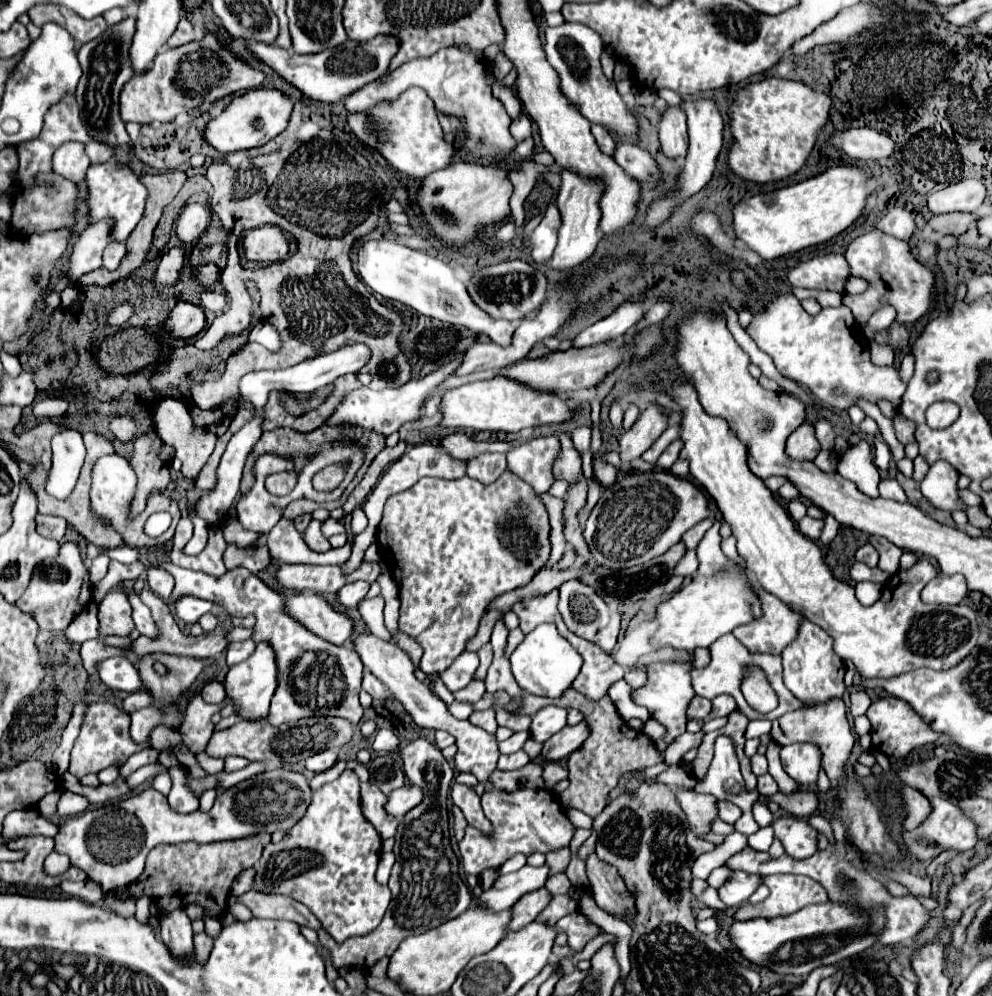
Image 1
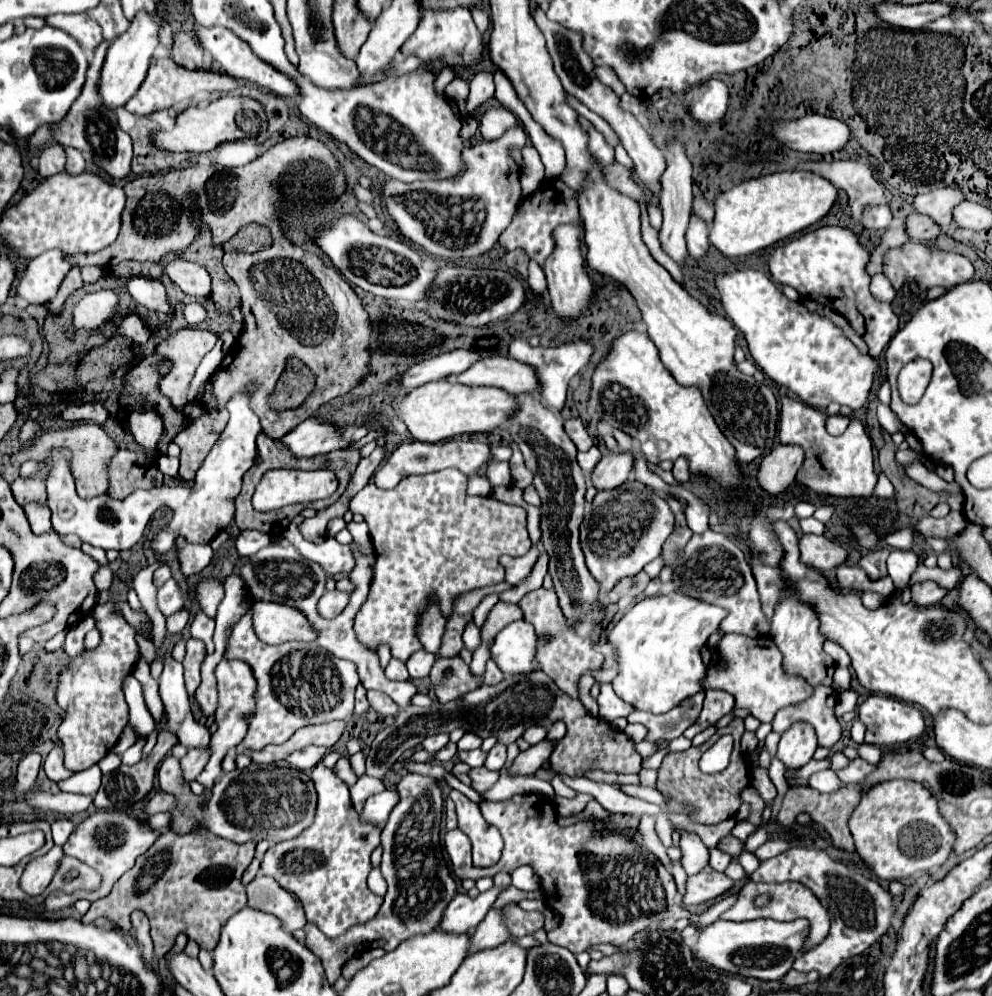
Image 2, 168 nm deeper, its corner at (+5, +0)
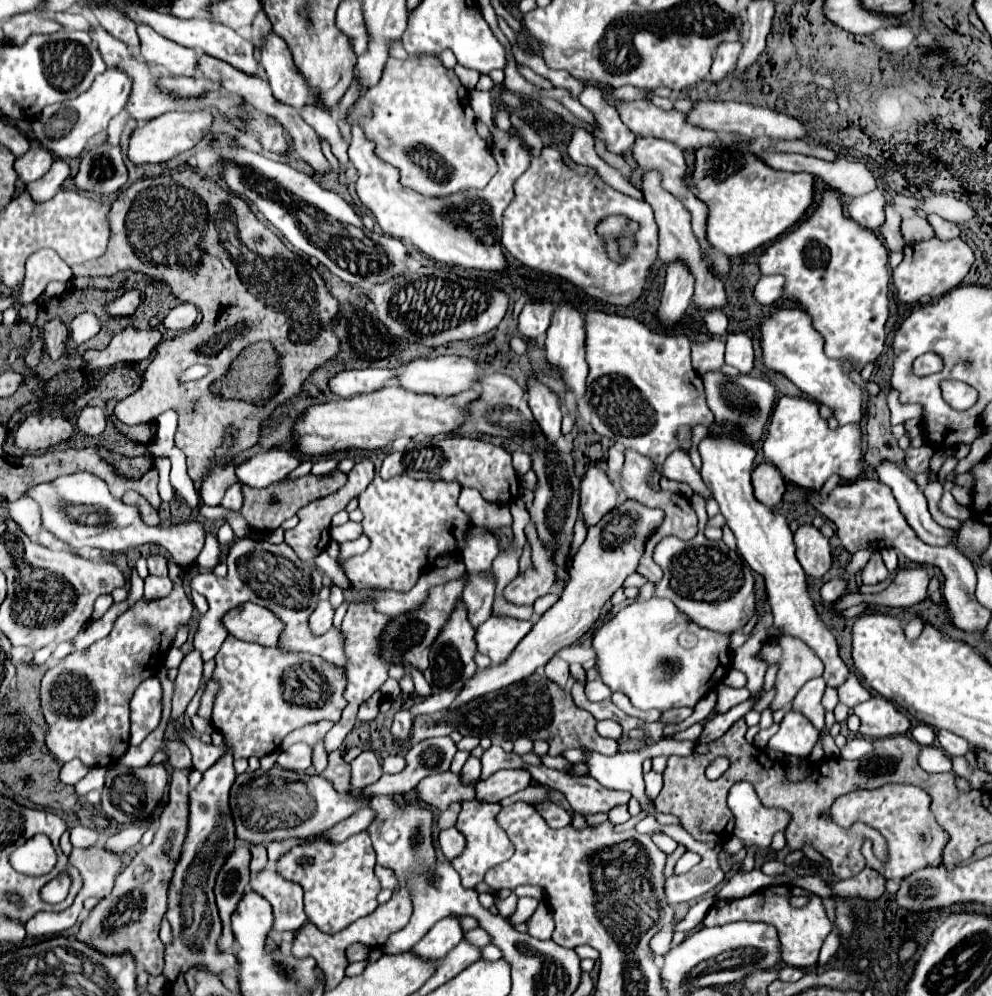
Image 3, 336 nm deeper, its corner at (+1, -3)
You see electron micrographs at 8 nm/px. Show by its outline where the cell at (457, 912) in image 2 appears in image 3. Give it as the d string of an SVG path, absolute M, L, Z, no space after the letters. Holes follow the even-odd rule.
M446 916L438 920L430 932L412 948L414 954L428 960L442 960L464 936L460 916Z

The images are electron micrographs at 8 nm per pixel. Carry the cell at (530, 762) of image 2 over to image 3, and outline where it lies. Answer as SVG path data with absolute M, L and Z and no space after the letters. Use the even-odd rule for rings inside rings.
M524 768L498 770L488 780L480 780L476 784L476 798L484 802L500 802L506 796L524 790L532 782L532 776Z

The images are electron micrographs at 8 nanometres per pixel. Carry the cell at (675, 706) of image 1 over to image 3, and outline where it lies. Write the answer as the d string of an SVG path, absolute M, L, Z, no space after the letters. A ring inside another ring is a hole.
M650 598L644 602L632 602L630 606L620 610L600 630L596 630L592 646L598 658L600 678L606 686L610 686L610 690L624 692L630 702L640 710L656 708L664 712L670 708L694 706L724 680L726 672L730 670L730 636L731 633L710 632L708 628L686 620L686 616L682 616L682 612L678 612L678 608L674 608L674 604L666 598Z

